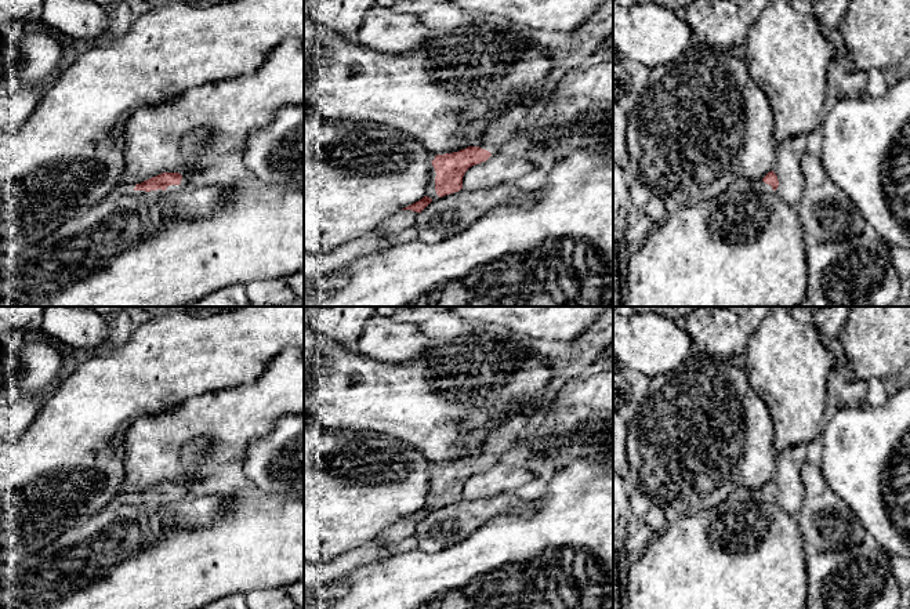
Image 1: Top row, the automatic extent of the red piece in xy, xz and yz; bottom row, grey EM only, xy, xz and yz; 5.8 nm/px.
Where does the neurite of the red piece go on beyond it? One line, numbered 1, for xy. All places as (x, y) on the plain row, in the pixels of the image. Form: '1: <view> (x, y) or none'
1: xy (185, 490)

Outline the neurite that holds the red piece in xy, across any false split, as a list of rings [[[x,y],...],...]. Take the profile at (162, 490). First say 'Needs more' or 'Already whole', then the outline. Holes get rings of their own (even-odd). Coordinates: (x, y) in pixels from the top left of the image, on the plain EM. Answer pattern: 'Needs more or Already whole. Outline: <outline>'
Needs more. Outline: [[[162,482],[156,486],[152,486],[141,493],[137,493],[134,500],[171,500],[177,501],[189,494],[191,490],[188,485],[180,483],[180,482]]]

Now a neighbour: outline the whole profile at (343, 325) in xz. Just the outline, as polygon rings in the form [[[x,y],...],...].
[[[304,307],[304,325],[338,345],[355,349],[376,307]]]

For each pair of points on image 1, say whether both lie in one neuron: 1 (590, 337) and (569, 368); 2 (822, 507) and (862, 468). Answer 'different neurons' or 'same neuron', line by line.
1: same neuron
2: different neurons

